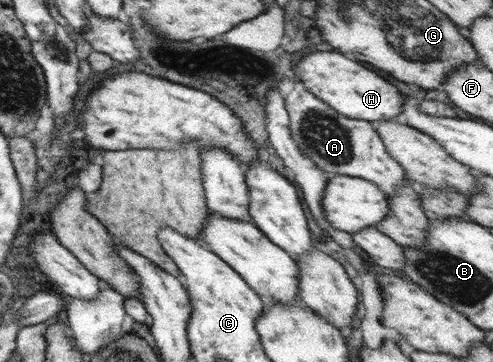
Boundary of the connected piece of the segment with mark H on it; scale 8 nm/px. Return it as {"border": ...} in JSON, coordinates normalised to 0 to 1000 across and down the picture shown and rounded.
{"border":[[[649,141],[617,155],[600,182],[600,193],[613,199],[613,210],[604,204],[604,221],[621,238],[621,249],[671,293],[684,312],[753,340],[801,326],[813,312],[819,265],[811,265],[803,238],[795,238],[791,227],[783,227],[759,193],[746,188],[753,185],[706,166],[698,149]]]}

